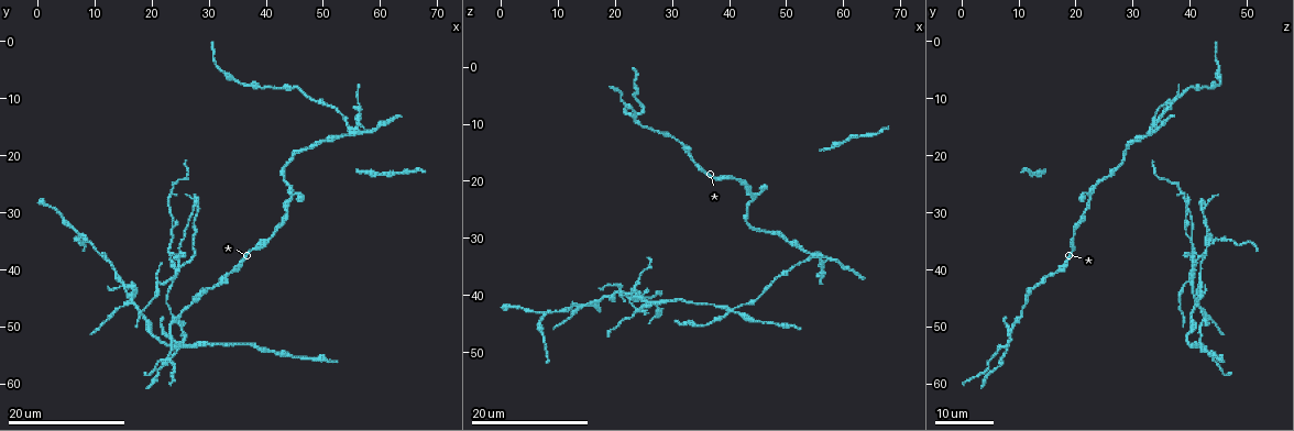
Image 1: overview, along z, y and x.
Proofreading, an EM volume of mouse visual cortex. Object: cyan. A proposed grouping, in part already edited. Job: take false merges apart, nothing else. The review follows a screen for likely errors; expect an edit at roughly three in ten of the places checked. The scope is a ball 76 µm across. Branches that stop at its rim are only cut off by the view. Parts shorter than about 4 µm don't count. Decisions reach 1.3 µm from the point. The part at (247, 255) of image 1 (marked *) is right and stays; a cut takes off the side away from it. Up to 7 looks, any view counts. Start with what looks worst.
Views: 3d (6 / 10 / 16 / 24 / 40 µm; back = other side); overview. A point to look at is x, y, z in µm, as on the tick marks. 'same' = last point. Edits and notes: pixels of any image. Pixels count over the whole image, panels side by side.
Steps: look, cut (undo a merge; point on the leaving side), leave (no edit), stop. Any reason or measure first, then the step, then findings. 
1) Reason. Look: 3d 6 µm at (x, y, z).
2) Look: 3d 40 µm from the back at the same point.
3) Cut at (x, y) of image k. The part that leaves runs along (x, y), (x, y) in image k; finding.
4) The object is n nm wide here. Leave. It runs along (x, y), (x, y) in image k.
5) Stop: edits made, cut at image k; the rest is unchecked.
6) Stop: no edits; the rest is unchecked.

Looks like a crossing. Look: 3d 16 µm at (7.5, 34.0, 43.5).

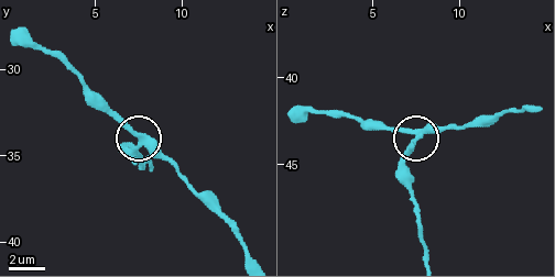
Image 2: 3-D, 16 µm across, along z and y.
Look: 3d 10 µm at (7.7, 34.1, 43.5).

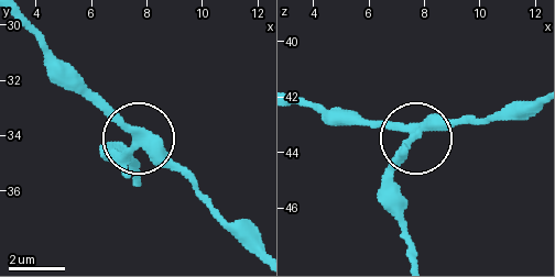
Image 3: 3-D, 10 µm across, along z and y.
Look: 3d 6 µm at (7.6, 34.3, 43.5).

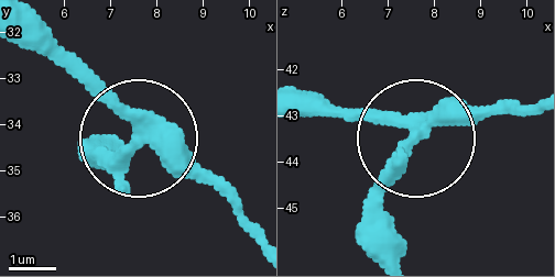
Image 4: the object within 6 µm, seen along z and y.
The side arm is 10 µm long; 4 arms meet here. Cut at (104, 147) of image 4. A second neuron is stuck on.

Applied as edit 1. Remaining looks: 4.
Three-way junction. Look: 3d 24 µm at (15.5, 45.5, 41.5).

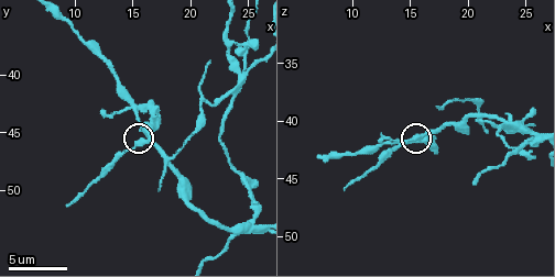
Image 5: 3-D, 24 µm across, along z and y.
Zoom in. Look: 3d 6 µm at (16.0, 45.6, 41.4).

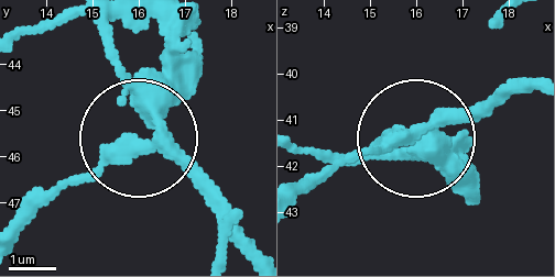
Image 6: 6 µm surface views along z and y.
Look: 3d 6 µm from the back at (15.85, 45.65, 41.40).

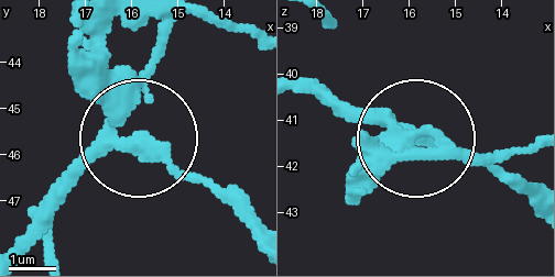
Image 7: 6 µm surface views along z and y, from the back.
The object is 340 nm wide here. Cut at (235, 202) of image 7. The part that leaves runs along (176, 168), (256, 223) in image 7; two neurons meet here.

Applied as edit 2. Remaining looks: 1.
Stop: edits made, cut at image 4, cut at image 7; the rest is unchecked.

